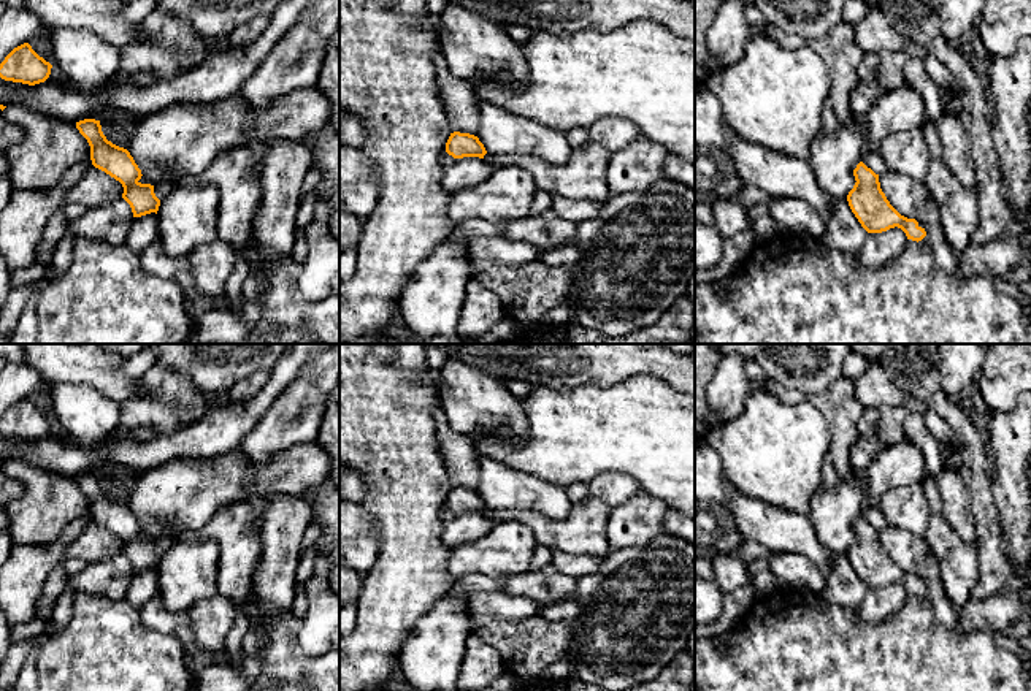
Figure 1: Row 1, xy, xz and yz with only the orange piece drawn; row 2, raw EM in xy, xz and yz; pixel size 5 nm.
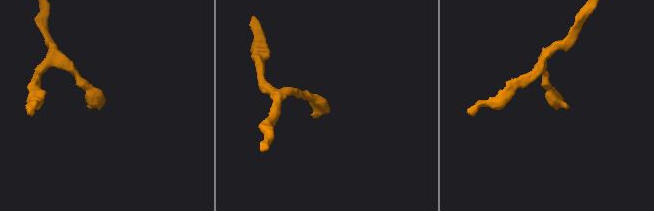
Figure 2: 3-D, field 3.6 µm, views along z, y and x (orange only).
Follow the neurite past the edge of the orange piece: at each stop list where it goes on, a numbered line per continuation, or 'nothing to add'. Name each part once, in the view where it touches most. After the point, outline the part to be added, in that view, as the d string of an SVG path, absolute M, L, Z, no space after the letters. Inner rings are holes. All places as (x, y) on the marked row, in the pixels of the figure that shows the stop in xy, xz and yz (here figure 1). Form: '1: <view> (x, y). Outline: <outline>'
nothing to add

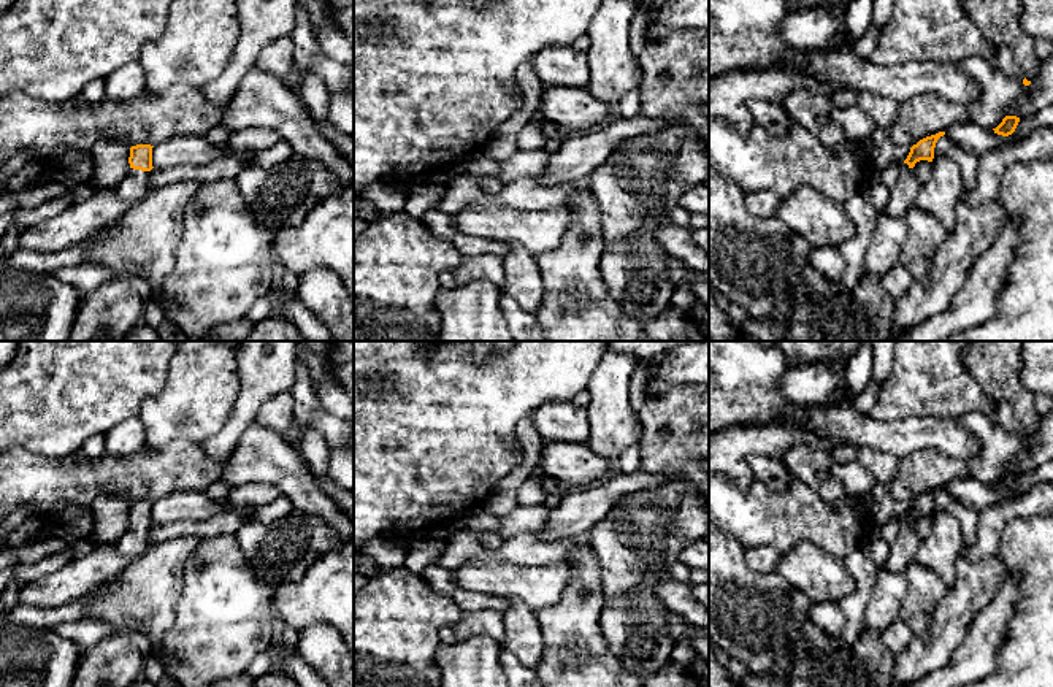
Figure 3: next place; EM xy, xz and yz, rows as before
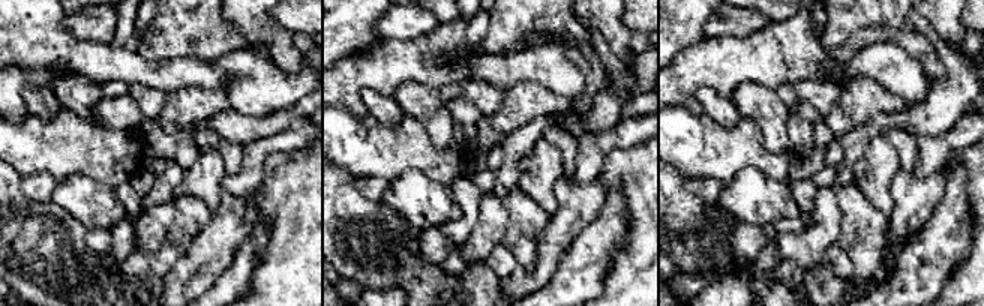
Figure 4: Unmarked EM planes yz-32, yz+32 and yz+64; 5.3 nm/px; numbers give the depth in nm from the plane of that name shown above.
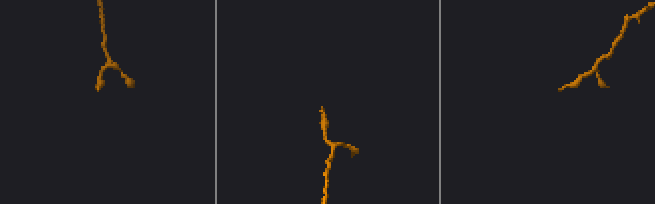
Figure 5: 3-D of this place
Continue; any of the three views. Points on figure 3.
1: xy (132, 189). Outline: M130 168L127 178L114 187L117 198L125 205L125 208L144 200L144 197L149 194L149 175L151 171Z

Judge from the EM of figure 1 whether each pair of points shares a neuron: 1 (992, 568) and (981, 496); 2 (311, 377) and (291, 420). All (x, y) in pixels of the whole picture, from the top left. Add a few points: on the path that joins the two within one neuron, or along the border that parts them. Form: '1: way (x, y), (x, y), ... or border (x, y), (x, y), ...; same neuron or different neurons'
1: way (992, 550), (987, 514); same neuron
2: way (311, 389), (298, 409); same neuron

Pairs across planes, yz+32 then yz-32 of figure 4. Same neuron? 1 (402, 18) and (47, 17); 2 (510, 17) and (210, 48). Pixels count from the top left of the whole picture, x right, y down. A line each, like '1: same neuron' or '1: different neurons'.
1: different neurons
2: same neuron

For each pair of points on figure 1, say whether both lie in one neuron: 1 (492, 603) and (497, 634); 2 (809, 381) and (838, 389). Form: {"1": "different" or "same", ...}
{"1": "different", "2": "different"}

